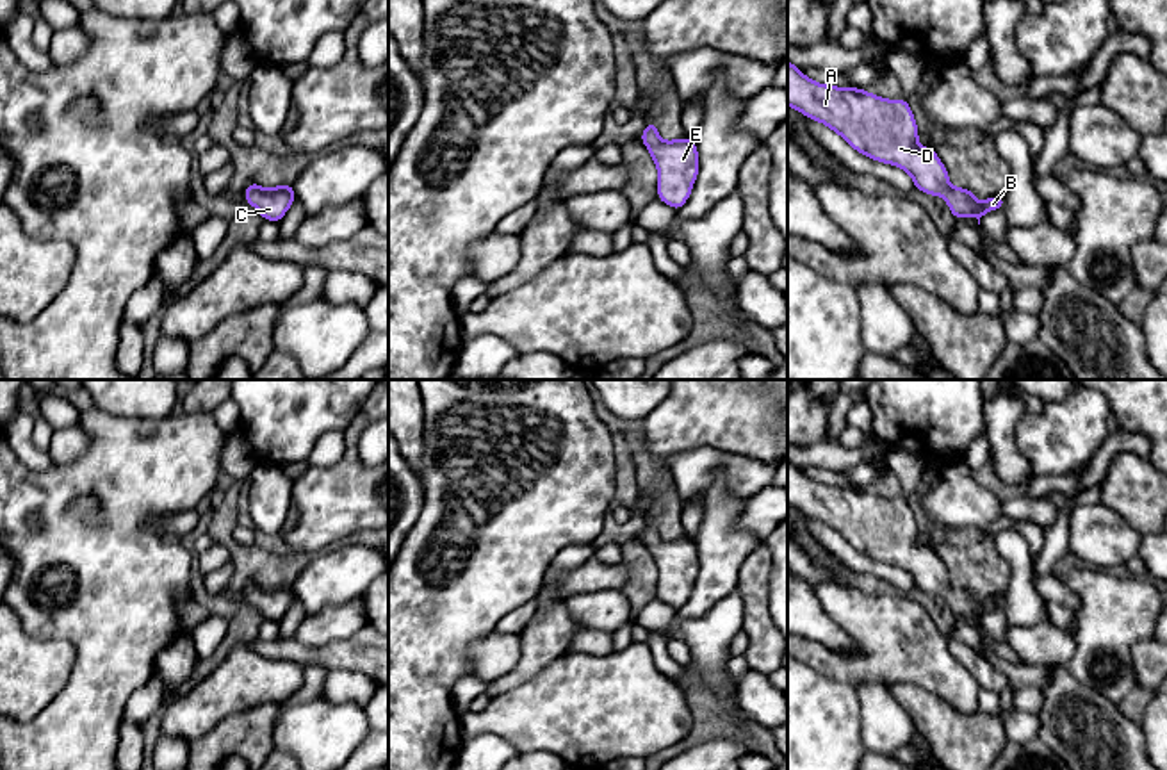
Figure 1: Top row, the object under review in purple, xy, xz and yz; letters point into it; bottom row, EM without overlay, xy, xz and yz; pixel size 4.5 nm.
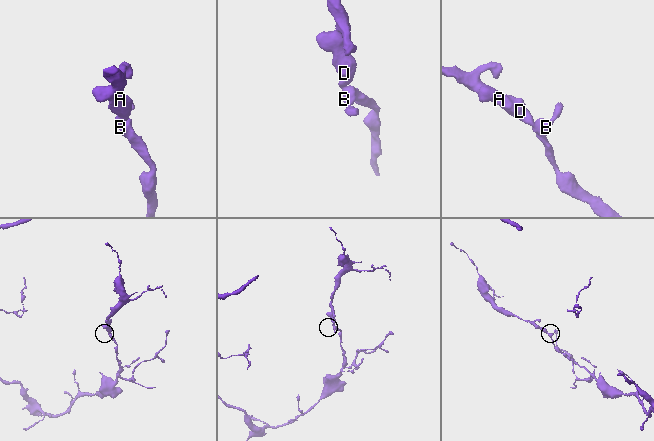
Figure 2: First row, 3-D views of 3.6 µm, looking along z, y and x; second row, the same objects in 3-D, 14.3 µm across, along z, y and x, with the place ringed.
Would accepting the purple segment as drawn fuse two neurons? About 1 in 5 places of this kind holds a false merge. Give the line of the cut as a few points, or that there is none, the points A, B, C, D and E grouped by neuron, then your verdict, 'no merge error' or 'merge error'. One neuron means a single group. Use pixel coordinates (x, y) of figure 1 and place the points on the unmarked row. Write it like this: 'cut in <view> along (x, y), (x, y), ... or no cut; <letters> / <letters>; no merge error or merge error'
no cut; A B C D E; no merge error

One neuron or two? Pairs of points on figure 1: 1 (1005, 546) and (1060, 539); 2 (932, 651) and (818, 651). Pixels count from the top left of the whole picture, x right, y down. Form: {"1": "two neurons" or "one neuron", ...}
{"1": "two neurons", "2": "one neuron"}

